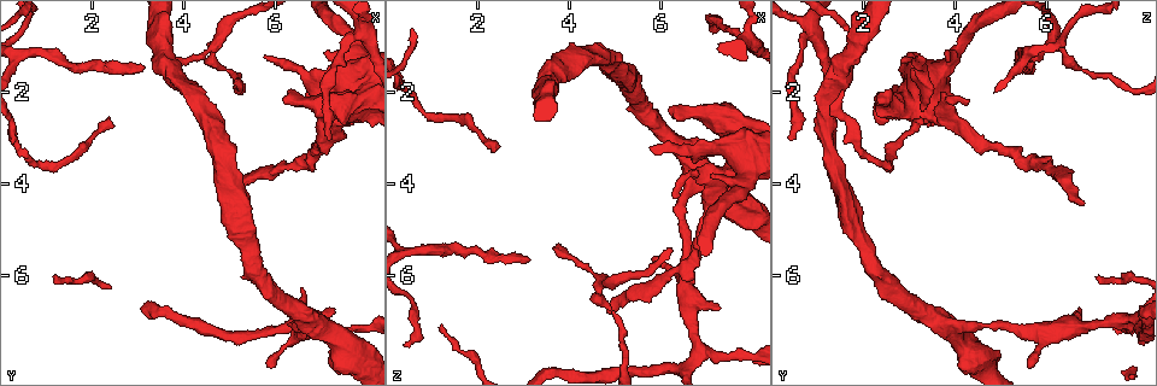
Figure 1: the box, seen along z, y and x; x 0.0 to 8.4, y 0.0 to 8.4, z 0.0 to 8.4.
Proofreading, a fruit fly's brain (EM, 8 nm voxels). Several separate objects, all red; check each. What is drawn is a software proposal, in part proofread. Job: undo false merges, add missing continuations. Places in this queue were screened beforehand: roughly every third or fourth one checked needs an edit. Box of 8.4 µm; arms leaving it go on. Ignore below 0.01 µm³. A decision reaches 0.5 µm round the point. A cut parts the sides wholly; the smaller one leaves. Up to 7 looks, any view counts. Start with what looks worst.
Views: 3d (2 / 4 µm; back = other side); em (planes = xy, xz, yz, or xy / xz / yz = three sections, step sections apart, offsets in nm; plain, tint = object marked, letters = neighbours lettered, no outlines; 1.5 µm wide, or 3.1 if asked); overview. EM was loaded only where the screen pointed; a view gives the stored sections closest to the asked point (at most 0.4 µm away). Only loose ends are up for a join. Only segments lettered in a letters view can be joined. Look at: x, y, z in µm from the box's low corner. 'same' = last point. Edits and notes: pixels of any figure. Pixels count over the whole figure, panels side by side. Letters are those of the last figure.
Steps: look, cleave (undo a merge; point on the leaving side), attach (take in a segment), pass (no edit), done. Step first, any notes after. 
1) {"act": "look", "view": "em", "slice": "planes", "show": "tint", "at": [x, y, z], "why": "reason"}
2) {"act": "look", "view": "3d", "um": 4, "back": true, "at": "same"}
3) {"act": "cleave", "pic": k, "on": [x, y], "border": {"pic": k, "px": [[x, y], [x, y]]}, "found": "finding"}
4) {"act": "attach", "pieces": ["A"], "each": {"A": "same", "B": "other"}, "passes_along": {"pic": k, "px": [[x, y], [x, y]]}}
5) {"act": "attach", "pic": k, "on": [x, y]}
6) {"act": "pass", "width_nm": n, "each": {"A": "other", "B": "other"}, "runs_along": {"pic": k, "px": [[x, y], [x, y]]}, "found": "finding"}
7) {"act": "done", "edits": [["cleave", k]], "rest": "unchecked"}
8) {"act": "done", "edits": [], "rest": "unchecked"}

{"act": "look", "view": "3d", "um": 4, "back": true, "at": [3.20, 1.50, 5.60], "why": "free end"}

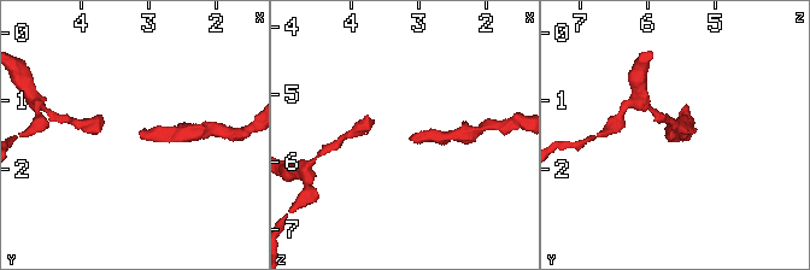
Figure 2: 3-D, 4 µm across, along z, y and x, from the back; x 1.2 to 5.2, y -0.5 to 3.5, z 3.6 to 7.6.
{"act": "look", "view": "em", "slice": "planes", "show": "letters", "at": [3.10, 1.50, 5.65]}

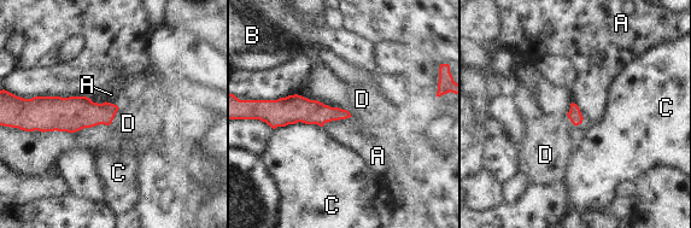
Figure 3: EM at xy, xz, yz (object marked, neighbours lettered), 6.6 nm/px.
{"act": "pass", "each": {"A": "other", "B": "other", "C": "other", "D": "other"}, "runs_along": {"pic": 3, "px": [[271, 110], [346, 115]]}, "found": "no lettered segment goes on from it"}

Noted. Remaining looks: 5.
{"act": "look", "view": "em", "slice": "xy", "step": 8, "show": "letters", "at": [1.20, 6.05, 7.10], "why": "an open end"}

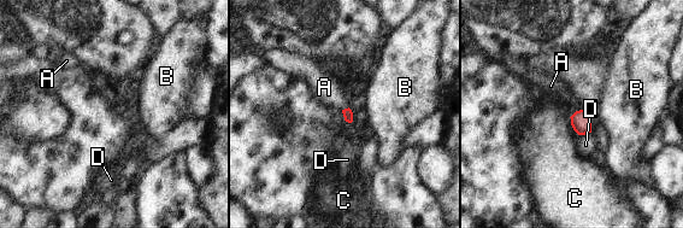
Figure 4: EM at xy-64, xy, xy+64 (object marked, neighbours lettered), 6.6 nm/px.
{"act": "look", "view": "em", "slice": "planes", "show": "letters", "at": "same"}

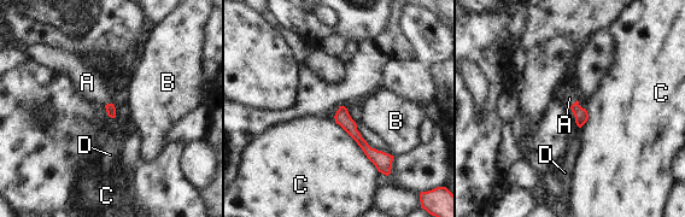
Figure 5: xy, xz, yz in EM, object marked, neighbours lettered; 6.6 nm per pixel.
{"act": "attach", "pieces": ["A"], "each": {"A": "same", "B": "other", "C": "other", "D": "other"}, "found": "the neuron continues"}

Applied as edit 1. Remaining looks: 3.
{"act": "done", "edits": [["attach", 5]], "rest": "unchecked"}

